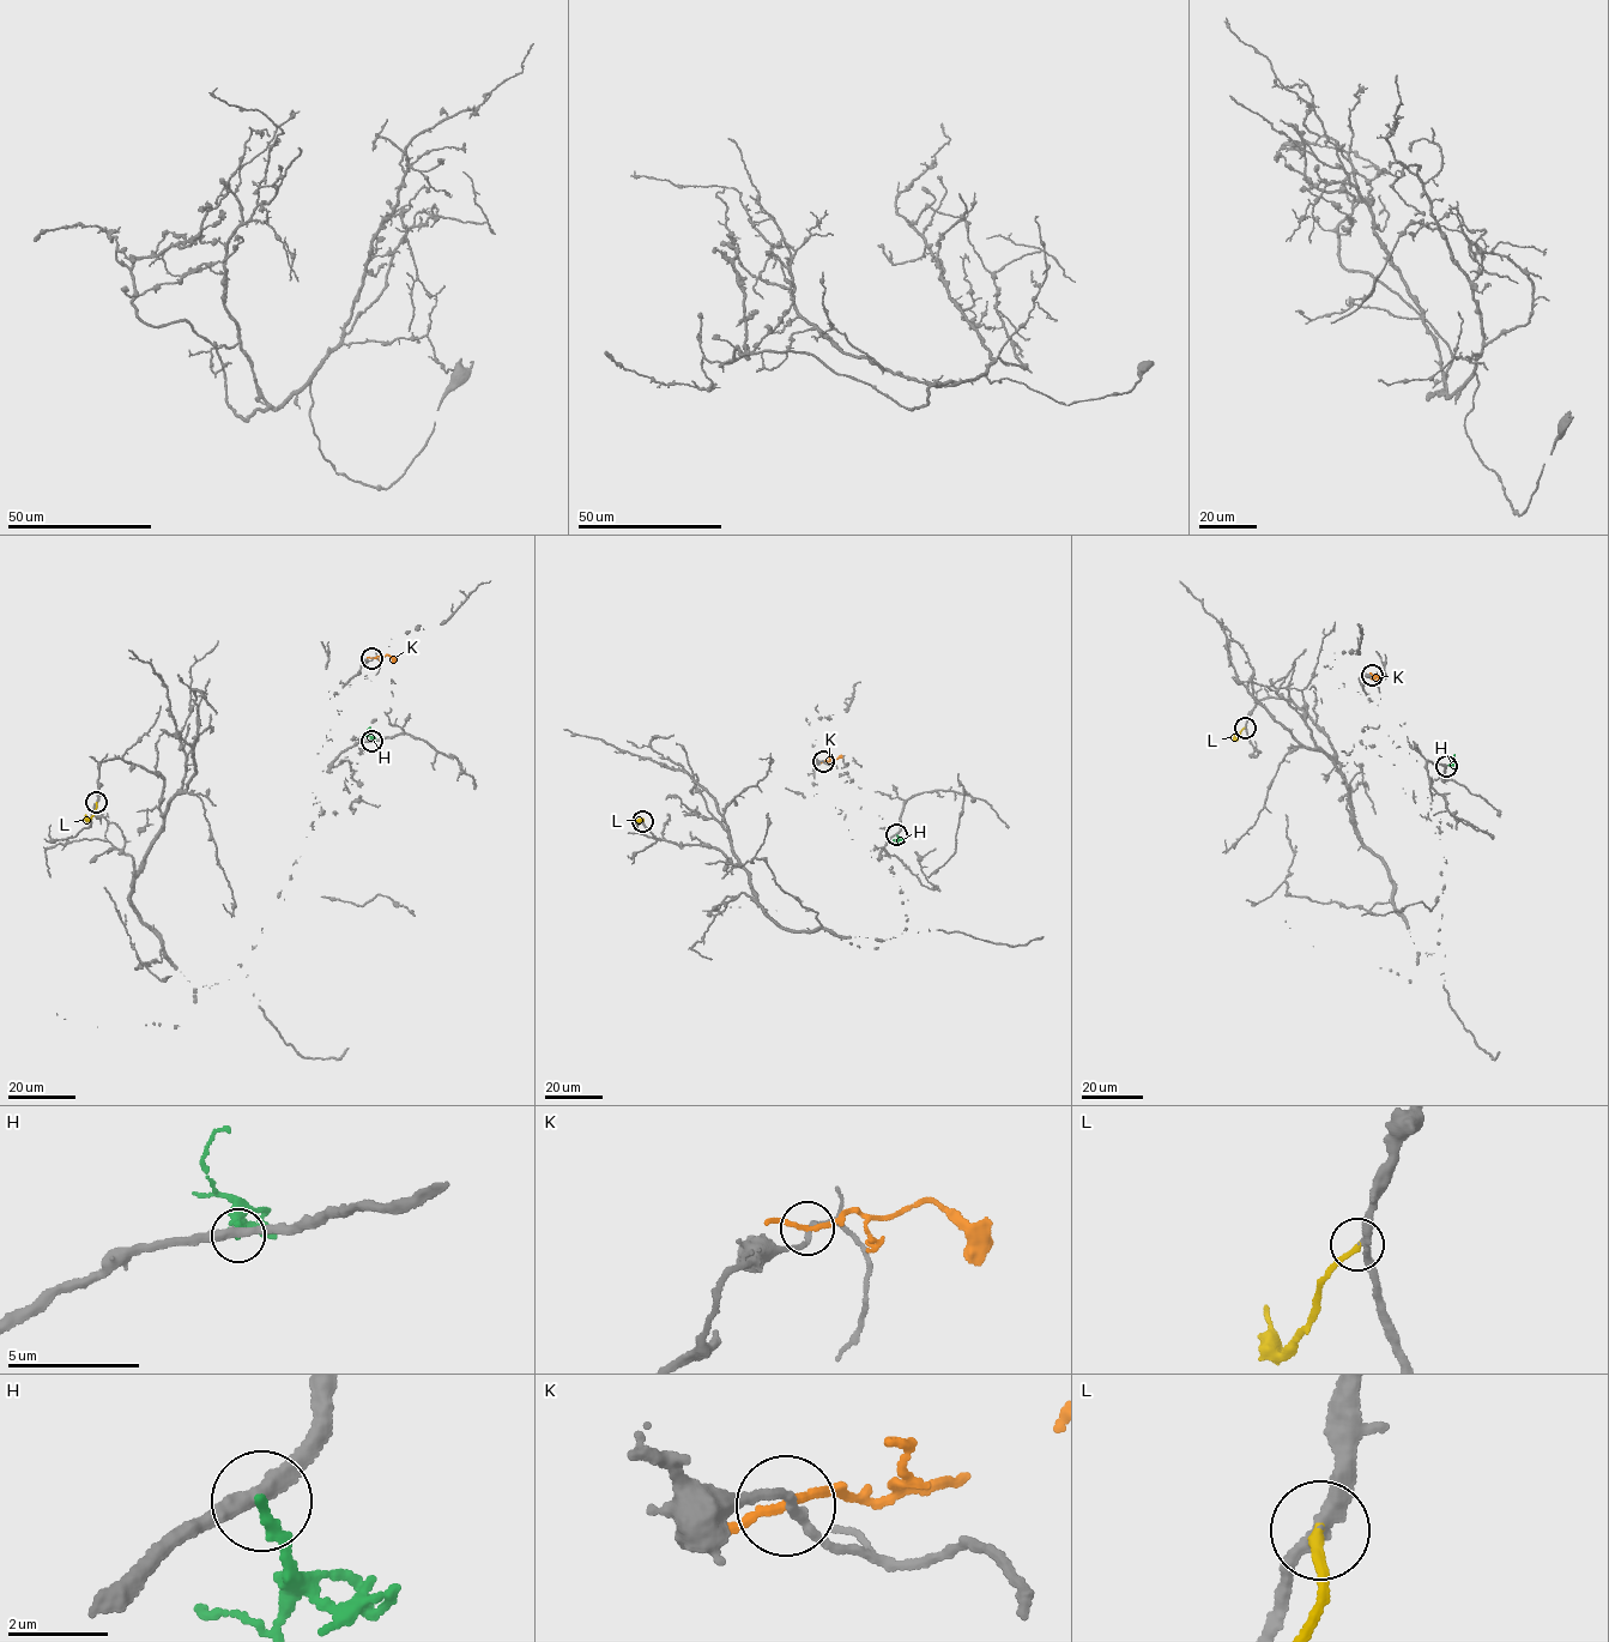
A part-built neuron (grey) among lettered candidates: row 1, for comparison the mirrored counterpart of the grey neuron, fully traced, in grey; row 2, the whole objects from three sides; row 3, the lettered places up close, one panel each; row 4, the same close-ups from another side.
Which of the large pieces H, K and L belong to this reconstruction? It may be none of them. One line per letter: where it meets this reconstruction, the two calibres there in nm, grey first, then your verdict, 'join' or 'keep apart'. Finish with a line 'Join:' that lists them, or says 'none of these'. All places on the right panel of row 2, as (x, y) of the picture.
H: meets grey at (1446, 766); 320 nm thick on the grey side, 190 nm on the other; keep apart
K: meets grey at (1372, 675); 180 nm thick on the grey side, 160 nm on the other; keep apart
L: meets grey at (1245, 728); 280 nm thick on the grey side, 200 nm on the other; join
Join: L

